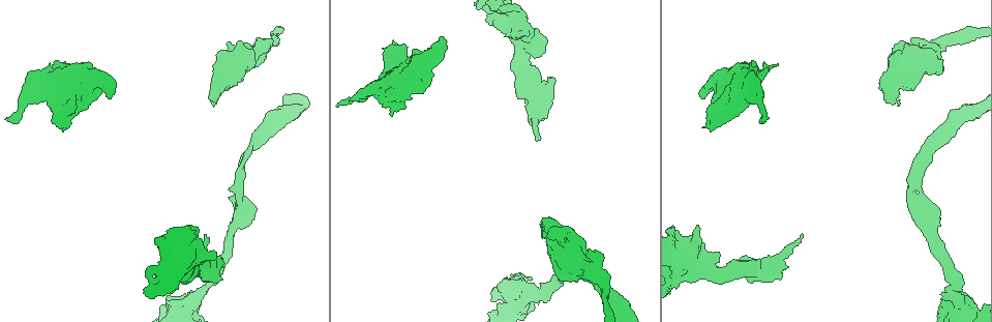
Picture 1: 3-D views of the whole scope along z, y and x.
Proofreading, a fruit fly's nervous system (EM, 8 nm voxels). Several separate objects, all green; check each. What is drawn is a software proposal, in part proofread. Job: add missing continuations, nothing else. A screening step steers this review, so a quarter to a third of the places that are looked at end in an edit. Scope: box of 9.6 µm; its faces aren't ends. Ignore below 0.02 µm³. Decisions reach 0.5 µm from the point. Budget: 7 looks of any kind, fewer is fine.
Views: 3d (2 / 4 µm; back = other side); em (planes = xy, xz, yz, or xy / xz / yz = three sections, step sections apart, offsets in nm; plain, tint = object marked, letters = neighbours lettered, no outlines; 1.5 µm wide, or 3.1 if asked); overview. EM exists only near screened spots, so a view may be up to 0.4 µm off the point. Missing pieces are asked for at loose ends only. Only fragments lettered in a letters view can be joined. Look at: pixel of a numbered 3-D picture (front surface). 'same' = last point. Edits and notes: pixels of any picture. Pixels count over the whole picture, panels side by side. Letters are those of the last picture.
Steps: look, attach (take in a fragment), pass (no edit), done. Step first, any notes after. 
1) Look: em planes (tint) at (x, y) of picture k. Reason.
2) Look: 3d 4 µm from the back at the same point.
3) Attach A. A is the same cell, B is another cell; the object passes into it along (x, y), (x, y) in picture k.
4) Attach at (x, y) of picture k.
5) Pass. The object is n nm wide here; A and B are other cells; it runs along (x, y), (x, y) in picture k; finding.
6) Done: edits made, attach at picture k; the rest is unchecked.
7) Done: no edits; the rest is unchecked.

Look: 3d 4 µm at (239, 45) of picture 1. An open end.

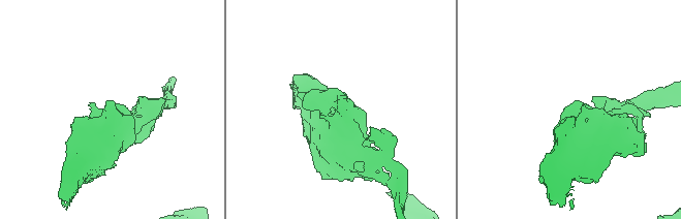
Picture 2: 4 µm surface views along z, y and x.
Look: em planes (letters) at (567, 107) of picture 2. Need the tissue.

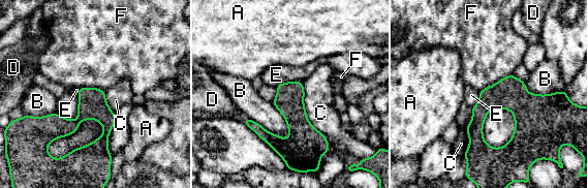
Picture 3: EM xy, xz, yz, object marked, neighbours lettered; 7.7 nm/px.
Pass. The longest contact is with C, 460 nm; A, B, C, D, E and F are other cells; a border runs along (512, 73), (480, 91) in picture 3; no lettered fragment goes on from it.

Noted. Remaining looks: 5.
Look: 3d 2 µm at (270, 137) of picture 1. Tapers out.

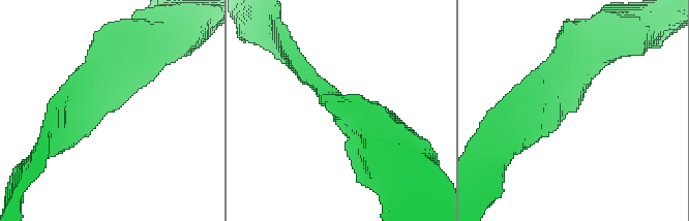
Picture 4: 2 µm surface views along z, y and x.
Look: em xy step 8 (letters) at (114, 110) of picture 4. Now the EM.

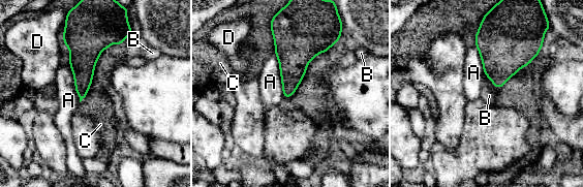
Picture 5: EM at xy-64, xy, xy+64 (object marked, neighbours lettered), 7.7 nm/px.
Pass. A, B, C and D are other cells; no lettered fragment goes on from it.

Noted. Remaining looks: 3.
Look: em planes (letters) at (702, 126) of picture 1. Free end.

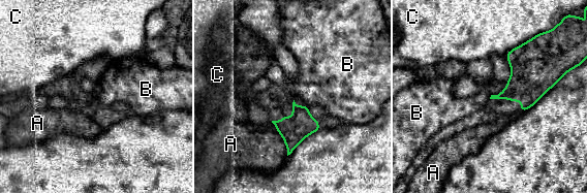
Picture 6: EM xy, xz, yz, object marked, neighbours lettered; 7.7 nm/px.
Pass. The longest contact is with C, 260 nm; A, B and C are other cells; none of them fits.

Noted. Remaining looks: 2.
Done: no edits; the rest is unchecked.

